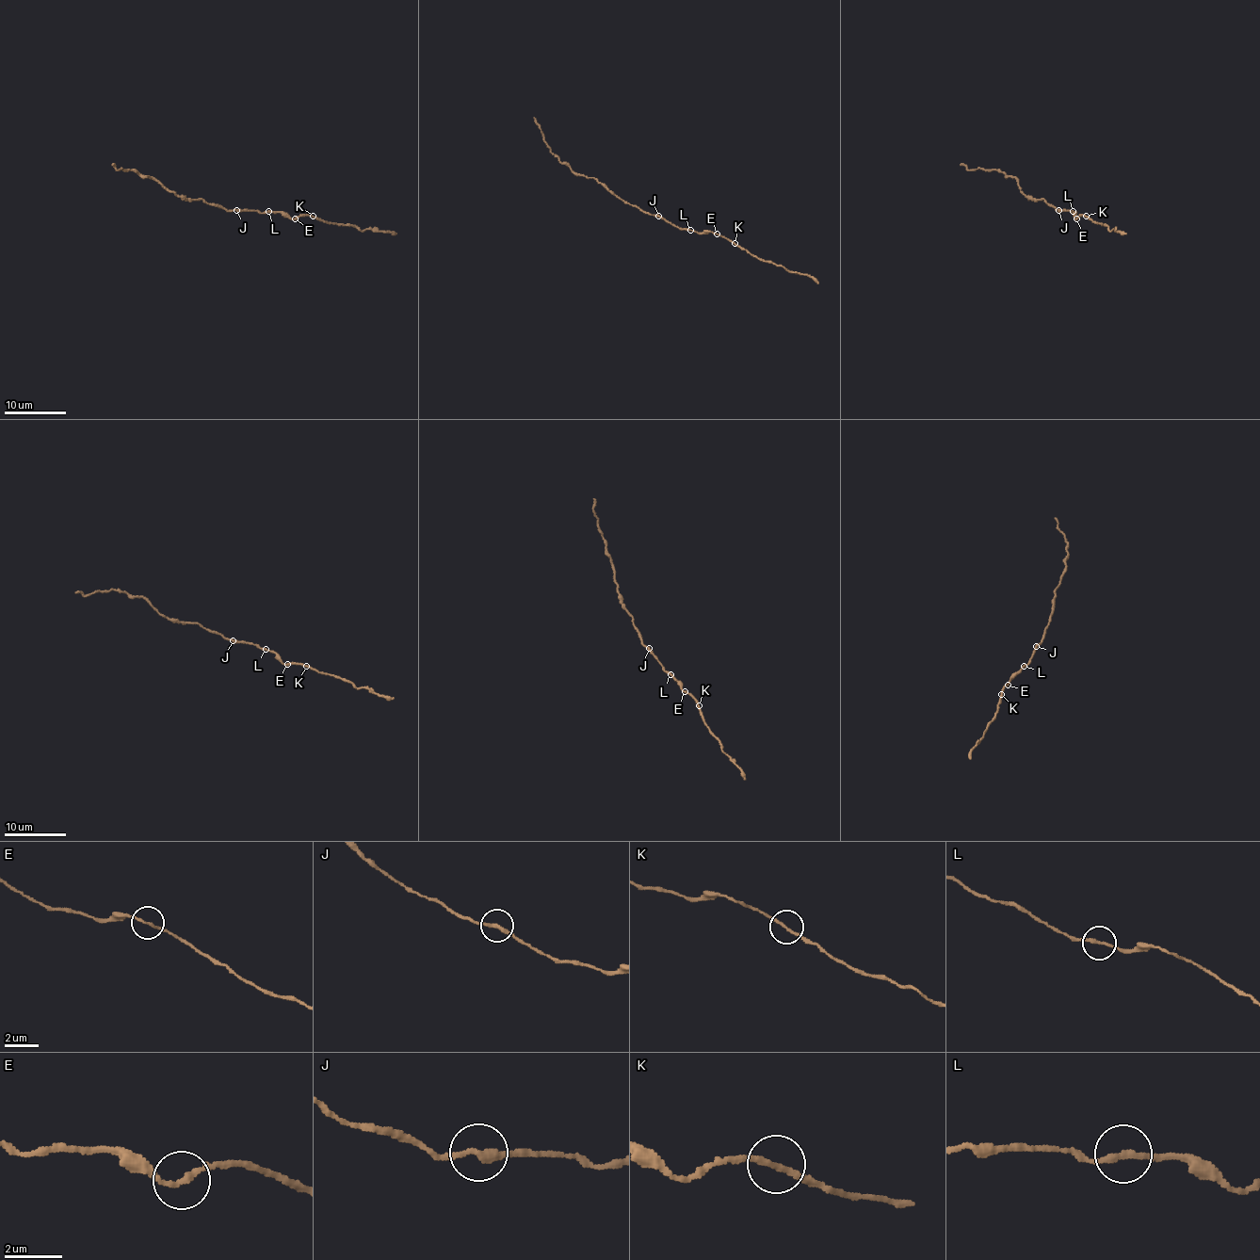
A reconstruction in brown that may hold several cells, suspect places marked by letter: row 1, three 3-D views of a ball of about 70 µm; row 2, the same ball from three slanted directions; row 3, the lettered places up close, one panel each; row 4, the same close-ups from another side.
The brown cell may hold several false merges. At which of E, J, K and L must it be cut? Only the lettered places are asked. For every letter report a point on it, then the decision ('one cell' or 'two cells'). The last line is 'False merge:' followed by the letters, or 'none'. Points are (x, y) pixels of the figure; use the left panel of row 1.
E: (295, 218) | one cell
J: (236, 210) | two cells
K: (313, 216) | one cell
L: (268, 211) | one cell
False merge: J

